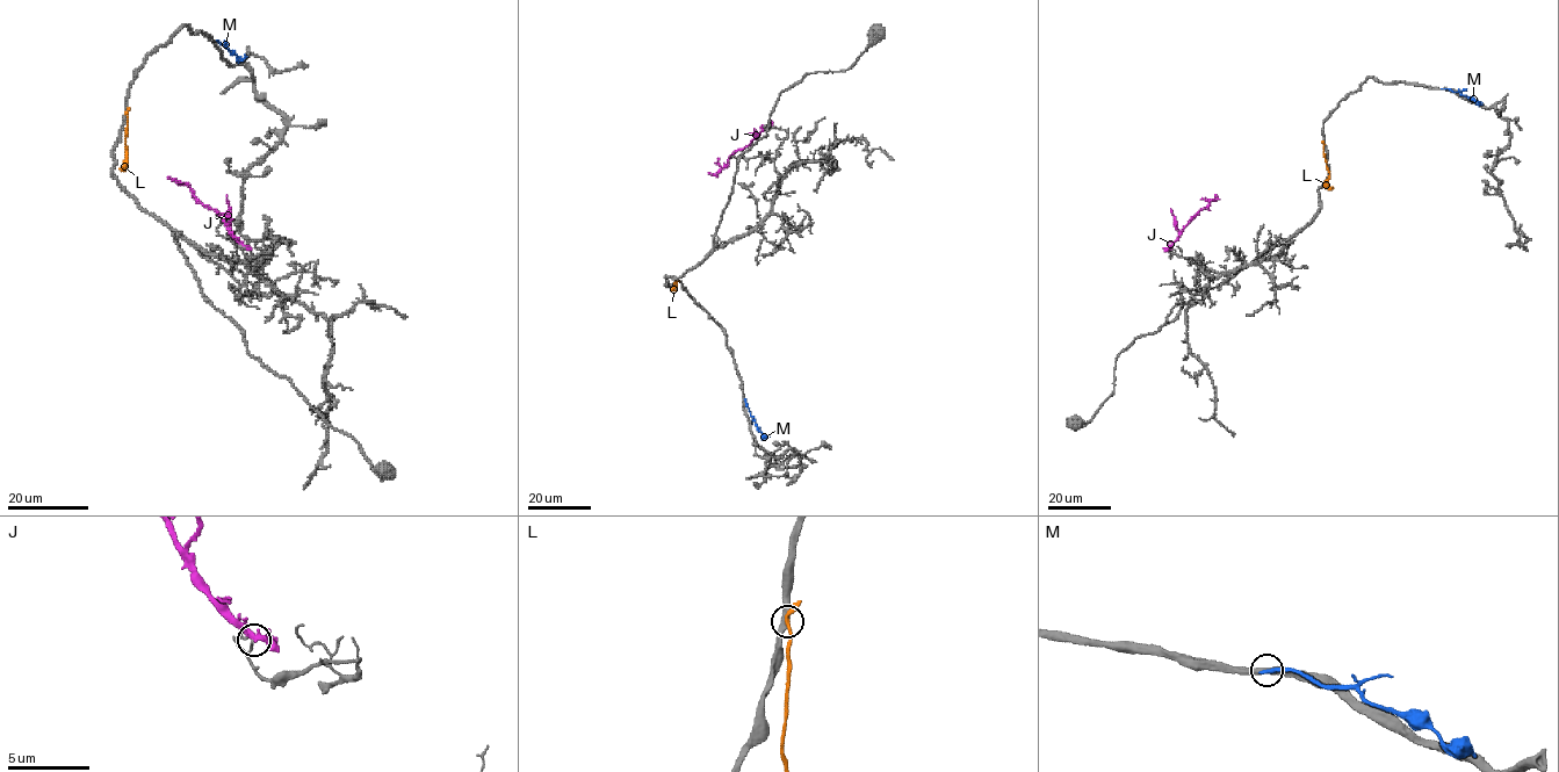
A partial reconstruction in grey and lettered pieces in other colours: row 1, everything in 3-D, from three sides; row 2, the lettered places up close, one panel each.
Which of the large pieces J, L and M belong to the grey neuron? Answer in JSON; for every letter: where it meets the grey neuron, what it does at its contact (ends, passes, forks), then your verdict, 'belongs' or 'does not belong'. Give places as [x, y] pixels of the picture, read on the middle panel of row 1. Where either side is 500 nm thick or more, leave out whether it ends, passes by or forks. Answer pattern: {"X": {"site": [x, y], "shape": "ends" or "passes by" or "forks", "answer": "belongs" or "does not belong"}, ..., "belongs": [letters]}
{"J": {"site": [767, 125], "shape": "forks", "answer": "does not belong"}, "L": {"site": [676, 281], "shape": "passes by", "answer": "does not belong"}, "M": {"site": [744, 401], "shape": "ends", "answer": "does not belong"}, "belongs": []}

